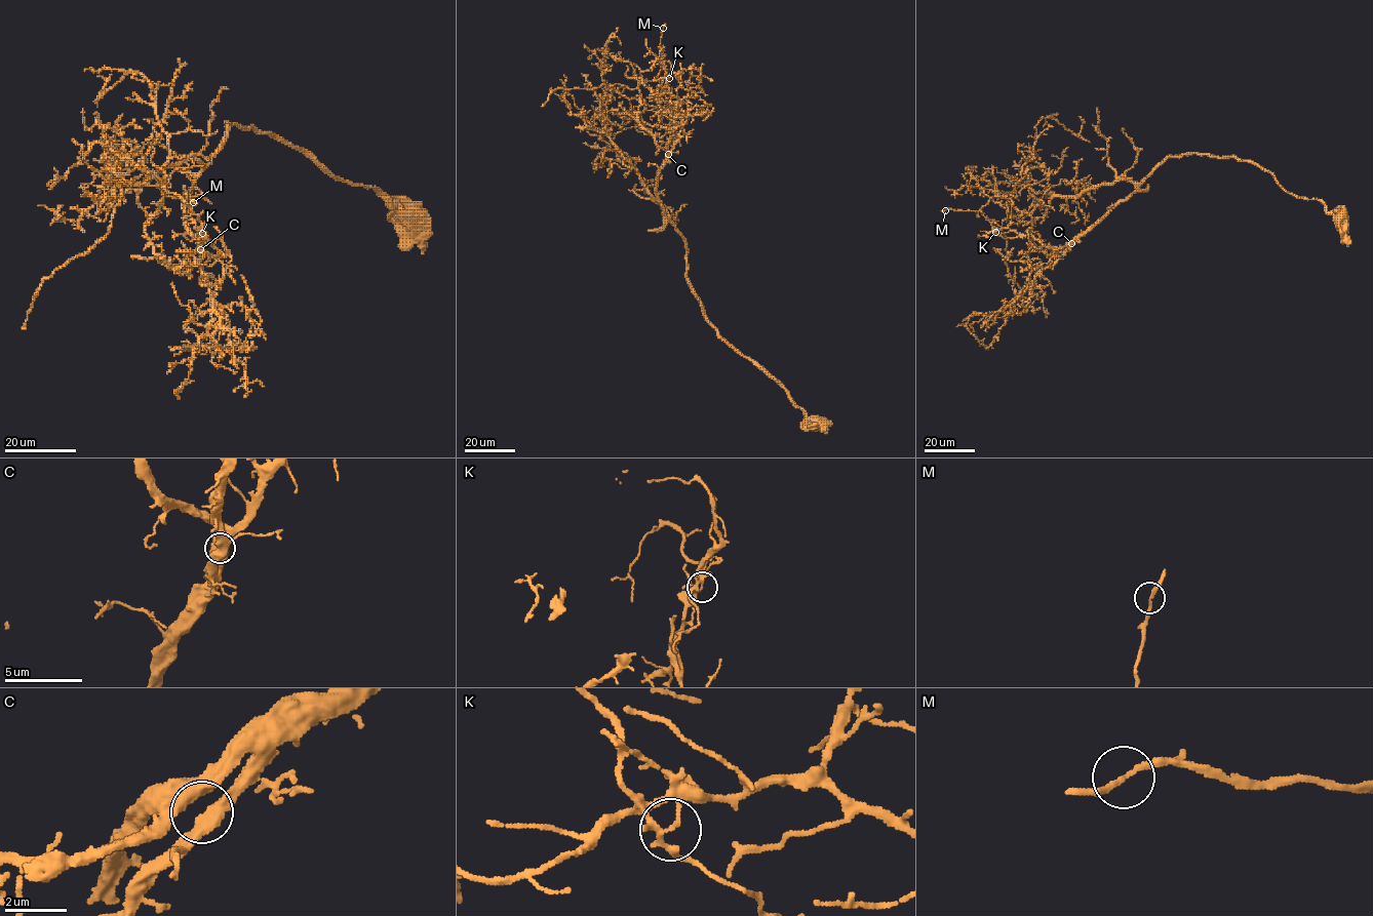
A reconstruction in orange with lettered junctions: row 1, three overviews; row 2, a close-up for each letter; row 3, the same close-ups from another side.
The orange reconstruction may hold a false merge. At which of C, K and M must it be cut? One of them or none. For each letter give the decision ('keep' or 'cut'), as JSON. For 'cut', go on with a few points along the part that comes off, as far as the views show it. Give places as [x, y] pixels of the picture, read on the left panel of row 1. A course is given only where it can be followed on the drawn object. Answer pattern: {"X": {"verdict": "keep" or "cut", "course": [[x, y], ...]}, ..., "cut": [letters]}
{"C": {"verdict": "keep"}, "K": {"verdict": "cut", "course": [[202, 234], [163, 183], [119, 181], [145, 184], [168, 135], [139, 72], [100, 98], [95, 71]]}, "M": {"verdict": "keep"}, "cut": ["K"]}

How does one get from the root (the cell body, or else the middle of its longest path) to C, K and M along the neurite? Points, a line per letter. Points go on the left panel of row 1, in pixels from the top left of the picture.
C: (409, 215), (374, 188), (330, 176), (276, 135), (227, 123), (226, 142), (186, 200), (185, 226), (200, 249)
K: (409, 215), (276, 135), (227, 123), (185, 206), (186, 227), (216, 257), (202, 234)
M: (409, 215), (276, 135), (228, 123), (185, 206), (186, 227), (216, 257), (186, 203), (193, 202)

